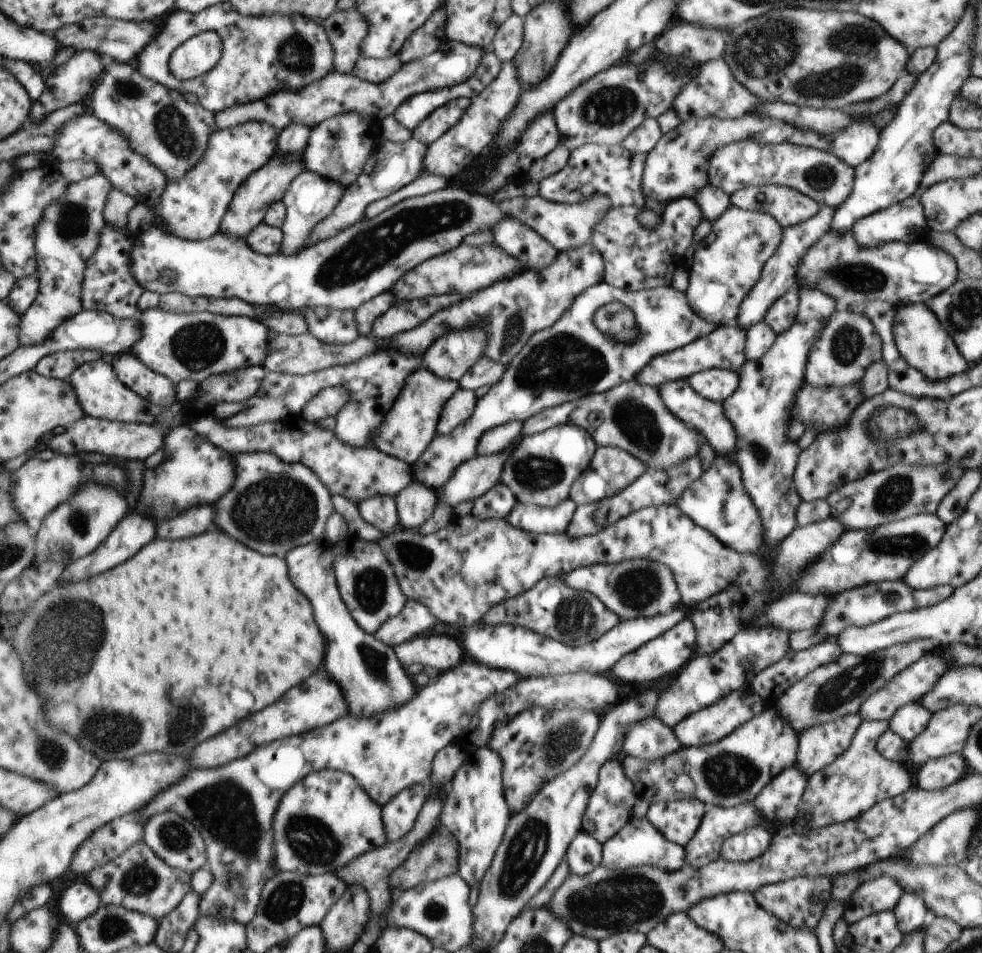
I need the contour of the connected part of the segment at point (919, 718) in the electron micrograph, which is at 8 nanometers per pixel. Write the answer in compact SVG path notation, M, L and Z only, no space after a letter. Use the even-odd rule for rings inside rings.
M917 702L906 704L905 707L898 708L897 714L888 721L887 727L910 744L916 736L920 736L926 730L932 715L933 712L924 708L922 704Z

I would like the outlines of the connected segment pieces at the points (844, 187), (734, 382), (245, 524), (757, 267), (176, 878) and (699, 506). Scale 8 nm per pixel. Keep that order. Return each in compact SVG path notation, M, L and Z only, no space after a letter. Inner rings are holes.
M751 138L737 140L722 147L713 156L709 168L709 182L731 195L748 186L787 186L815 200L820 206L838 210L853 194L856 170L833 153L793 144L758 144Z
M724 368L710 369L690 376L691 387L708 400L724 403L740 386L740 374L734 370Z
M270 452L239 455L238 480L233 490L219 500L218 524L240 542L282 558L298 546L324 539L330 517L337 510L331 490L318 473L304 463L288 463Z
M730 205L712 223L711 232L699 244L690 262L686 296L694 310L714 324L735 322L740 304L760 280L764 265L778 250L784 236L783 227L766 212L750 212Z
M143 840L110 864L93 870L87 879L101 892L102 902L106 906L125 906L159 920L176 911L193 890L192 874L172 868Z
M717 455L713 466L705 469L703 475L686 488L684 494L676 500L676 506L702 528L713 533L722 544L737 549L742 554L757 554L764 549L765 524L752 498L744 490L741 470L733 456Z

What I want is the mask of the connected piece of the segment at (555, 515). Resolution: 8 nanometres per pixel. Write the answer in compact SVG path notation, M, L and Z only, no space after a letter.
M564 502L557 509L516 503L508 516L510 525L534 534L558 534L571 522L577 505Z

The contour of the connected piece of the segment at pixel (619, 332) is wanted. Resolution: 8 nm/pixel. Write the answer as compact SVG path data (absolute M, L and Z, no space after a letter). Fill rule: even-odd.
M618 300L614 304L606 304L606 308L598 312L596 324L602 328L602 332L606 332L606 336L619 342L628 343L638 337L634 311Z

